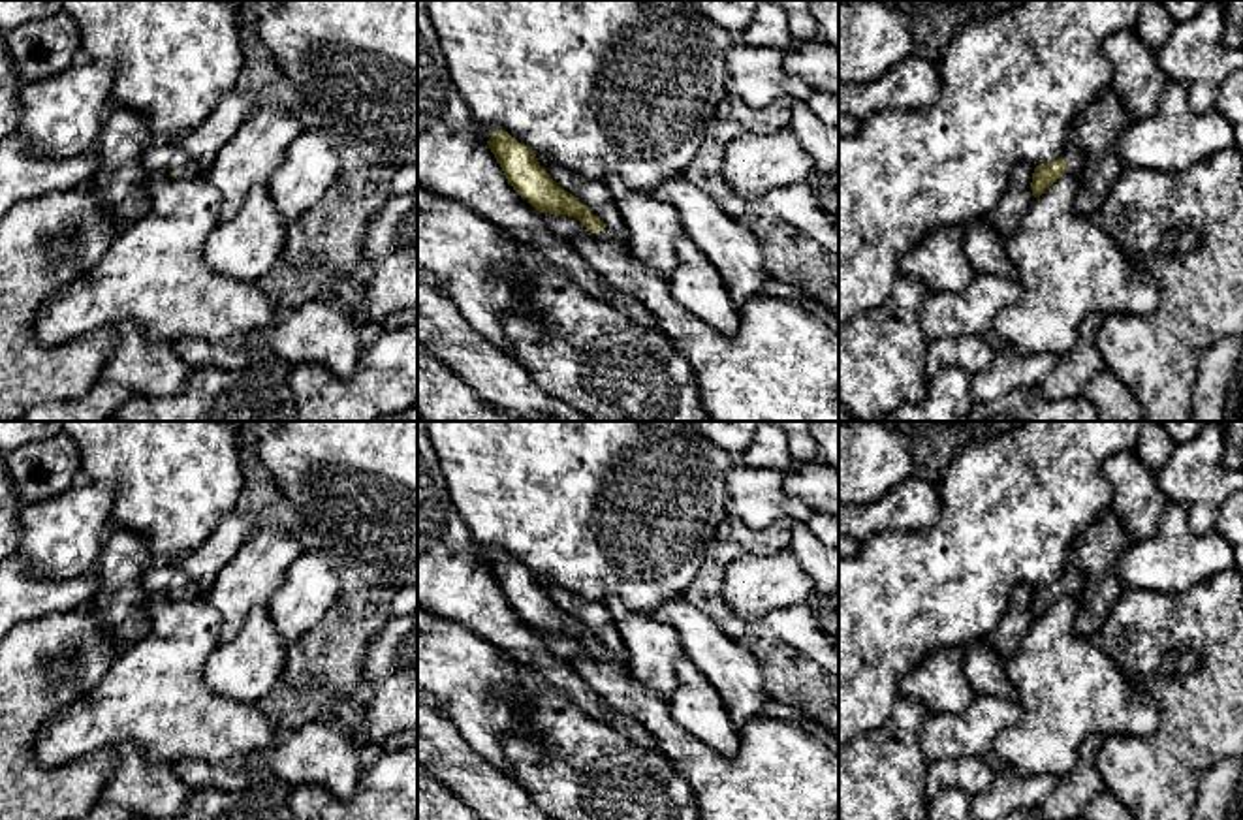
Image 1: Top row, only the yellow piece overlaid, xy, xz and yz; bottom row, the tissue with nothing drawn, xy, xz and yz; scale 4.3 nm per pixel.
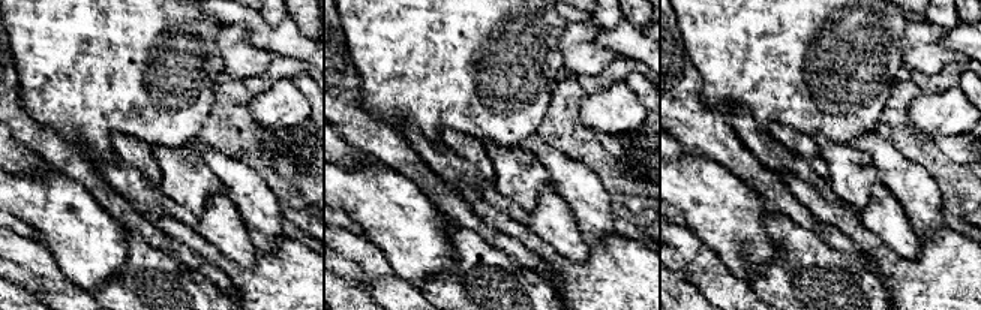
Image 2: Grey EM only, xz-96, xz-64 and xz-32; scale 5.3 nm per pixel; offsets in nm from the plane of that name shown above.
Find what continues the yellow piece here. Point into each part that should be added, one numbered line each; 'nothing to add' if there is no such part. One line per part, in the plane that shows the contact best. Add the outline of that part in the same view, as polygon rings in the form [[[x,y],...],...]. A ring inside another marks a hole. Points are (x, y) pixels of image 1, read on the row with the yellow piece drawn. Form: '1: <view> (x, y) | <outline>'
1: yz (1072, 157) | [[[1068,147],[1061,156],[1066,162],[1068,173],[1078,173],[1081,167],[1081,152],[1076,147]]]

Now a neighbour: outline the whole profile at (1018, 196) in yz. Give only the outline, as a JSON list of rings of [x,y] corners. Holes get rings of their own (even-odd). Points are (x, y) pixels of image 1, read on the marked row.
[[[1019,164],[1012,177],[1010,184],[1004,190],[1004,196],[997,203],[993,211],[987,213],[983,220],[987,220],[1004,239],[1010,237],[1021,218],[1027,214],[1034,196],[1031,190],[1034,166]]]

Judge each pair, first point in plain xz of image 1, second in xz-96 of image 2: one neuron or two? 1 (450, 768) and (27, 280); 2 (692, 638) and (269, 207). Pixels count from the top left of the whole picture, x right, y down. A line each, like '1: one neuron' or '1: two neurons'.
1: two neurons
2: one neuron

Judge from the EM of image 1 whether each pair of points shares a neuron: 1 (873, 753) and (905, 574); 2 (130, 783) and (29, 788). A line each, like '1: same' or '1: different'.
1: different
2: different

